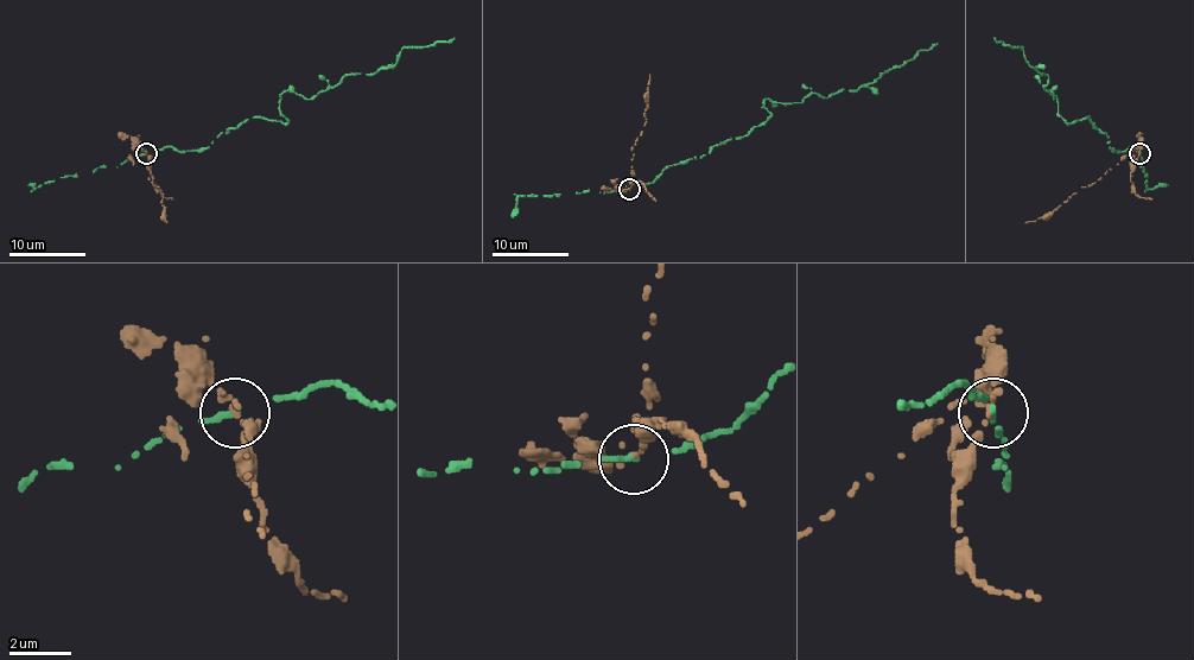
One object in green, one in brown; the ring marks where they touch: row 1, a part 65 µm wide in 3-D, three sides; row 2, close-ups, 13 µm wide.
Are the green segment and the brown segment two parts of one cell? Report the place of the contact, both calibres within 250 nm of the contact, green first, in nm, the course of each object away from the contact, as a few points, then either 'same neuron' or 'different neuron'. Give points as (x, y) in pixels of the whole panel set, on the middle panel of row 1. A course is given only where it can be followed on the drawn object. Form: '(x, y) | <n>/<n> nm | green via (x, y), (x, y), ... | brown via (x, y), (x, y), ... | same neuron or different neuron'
(629, 189) | 220/120 nm | green via (629, 190), (745, 137), (768, 119), (767, 99), (792, 103), (812, 93), (856, 90), (937, 43) | brown via (627, 190), (633, 177), (632, 150), (646, 121), (651, 75) | different neuron

